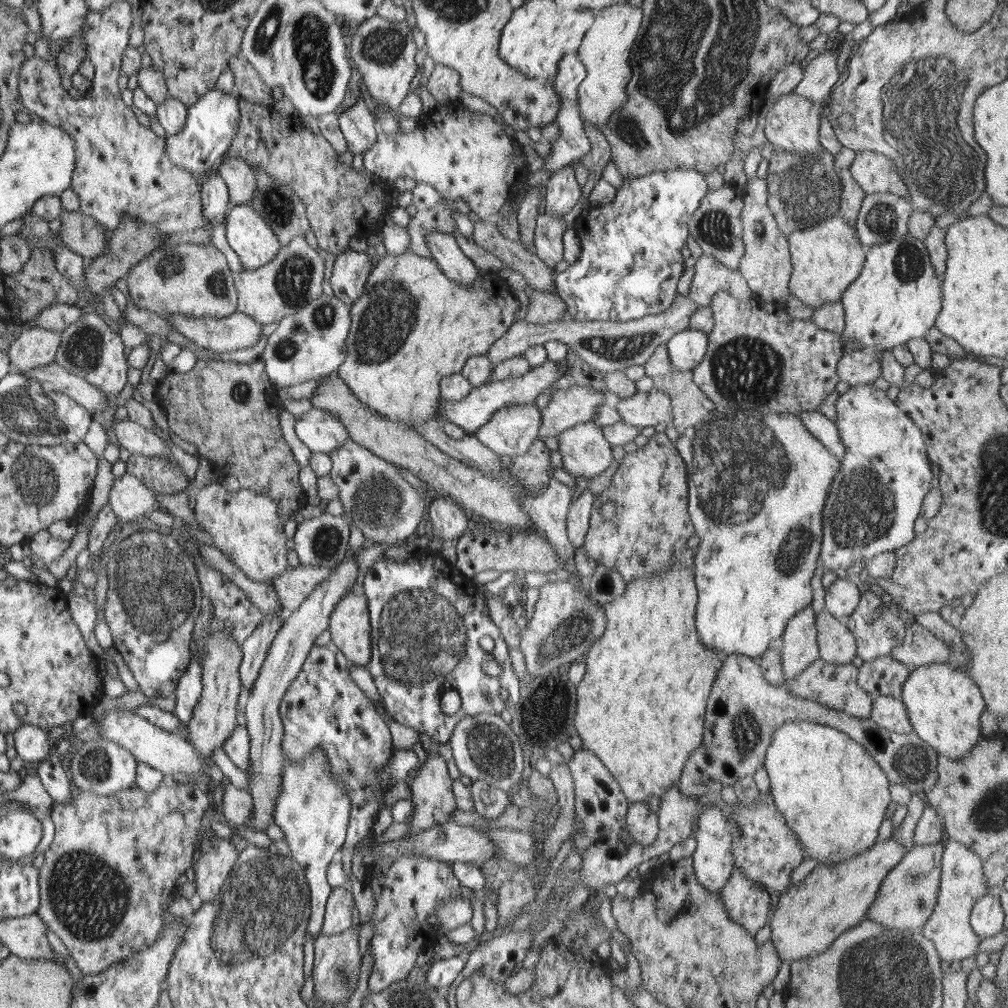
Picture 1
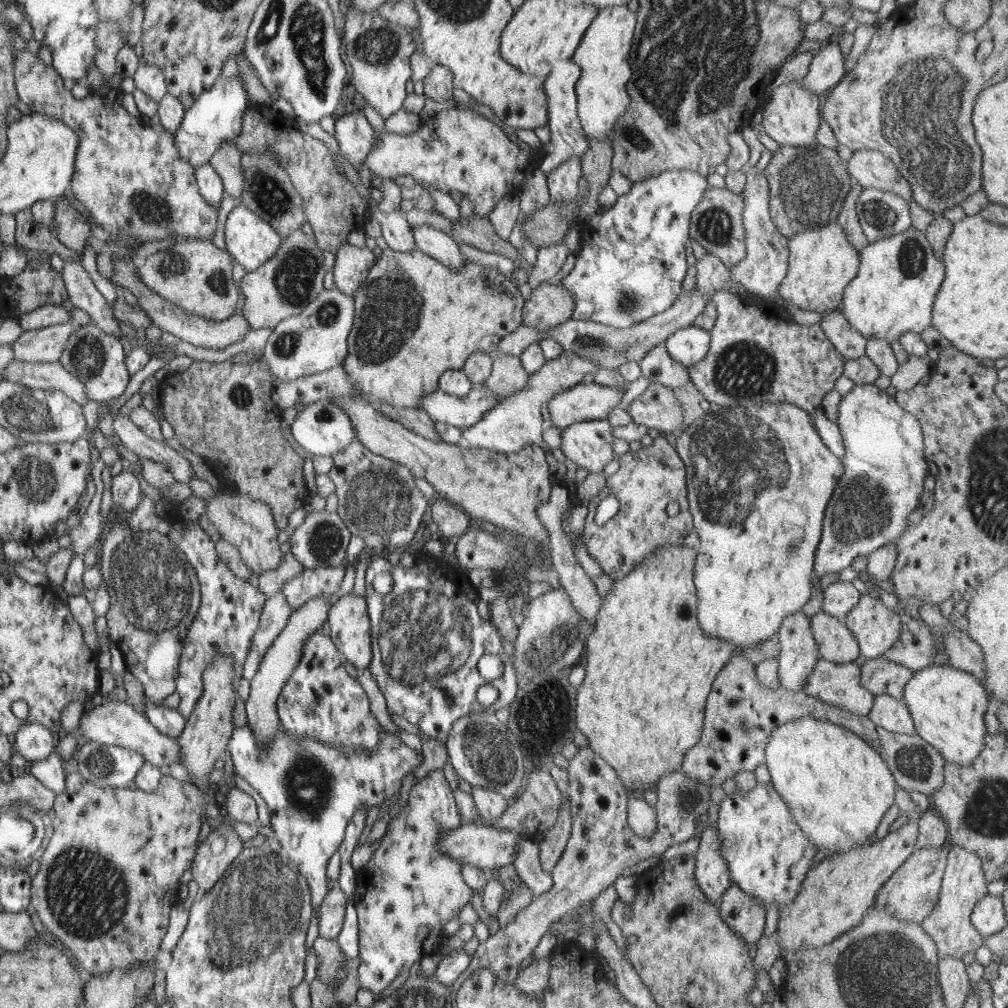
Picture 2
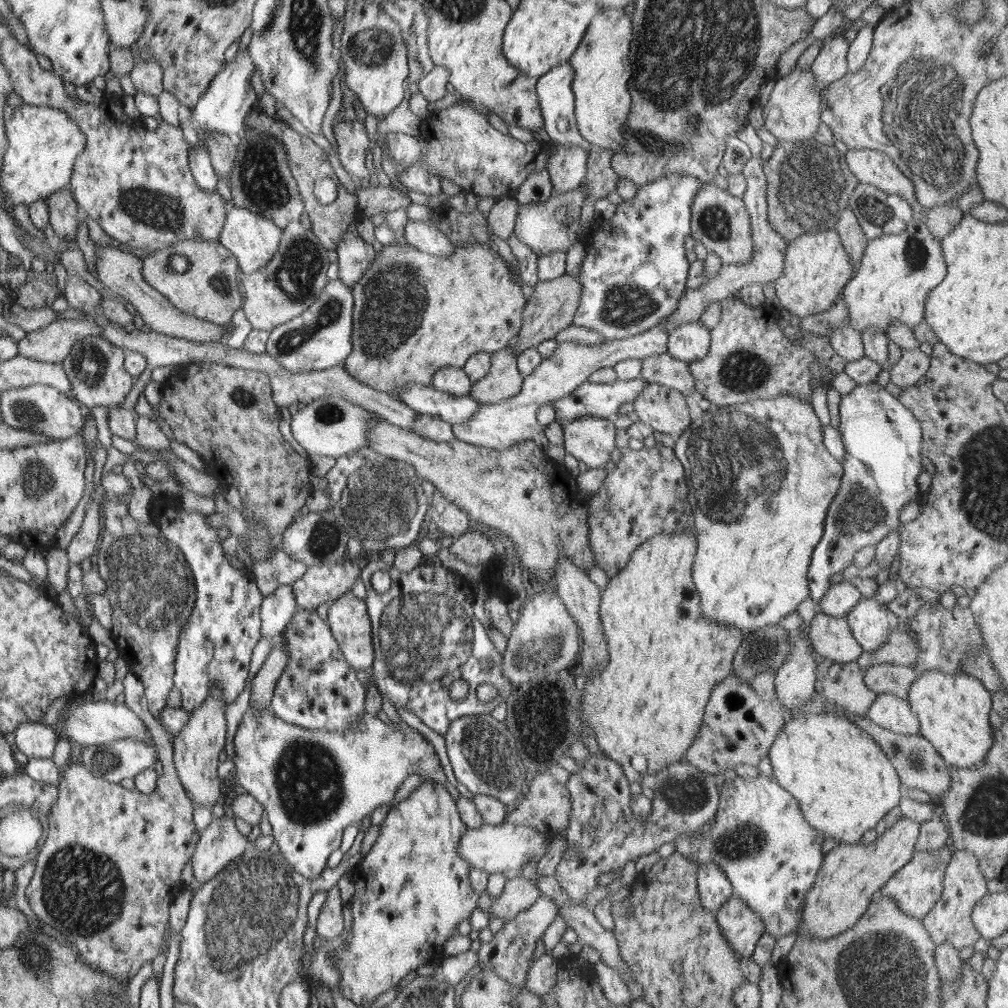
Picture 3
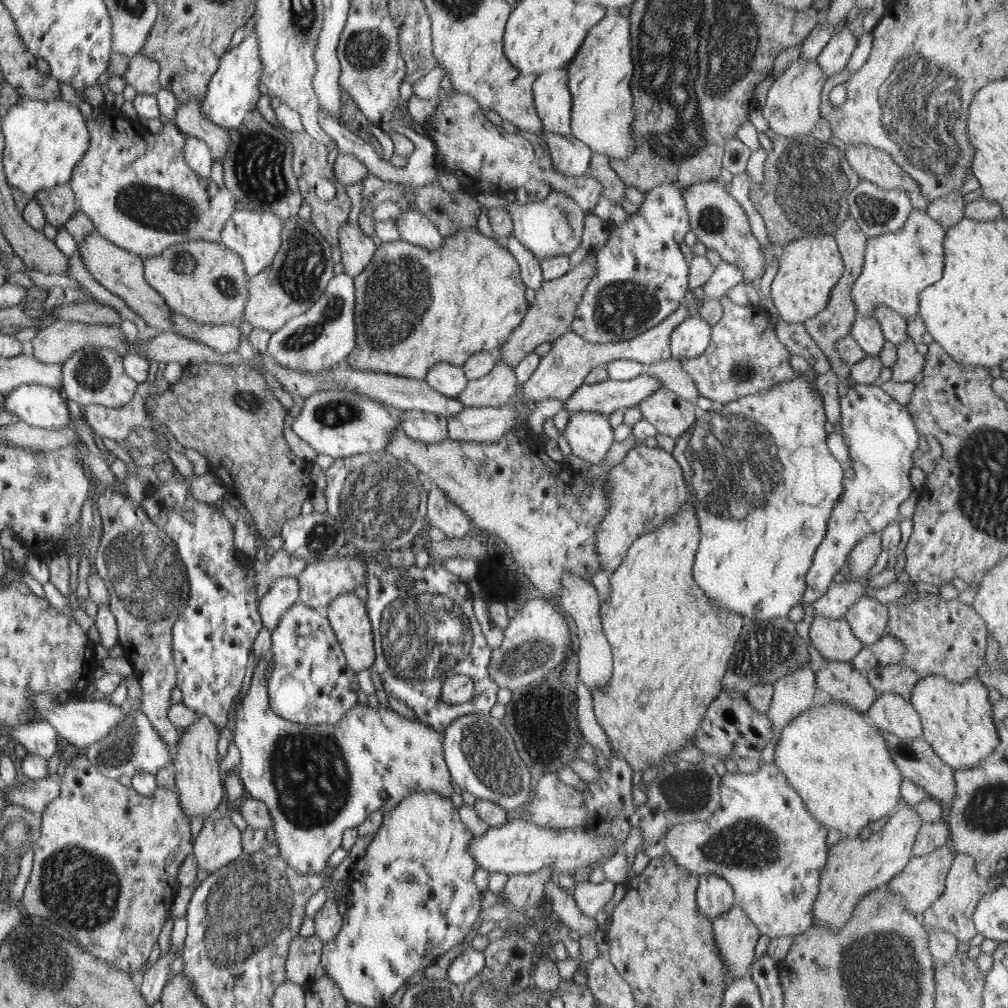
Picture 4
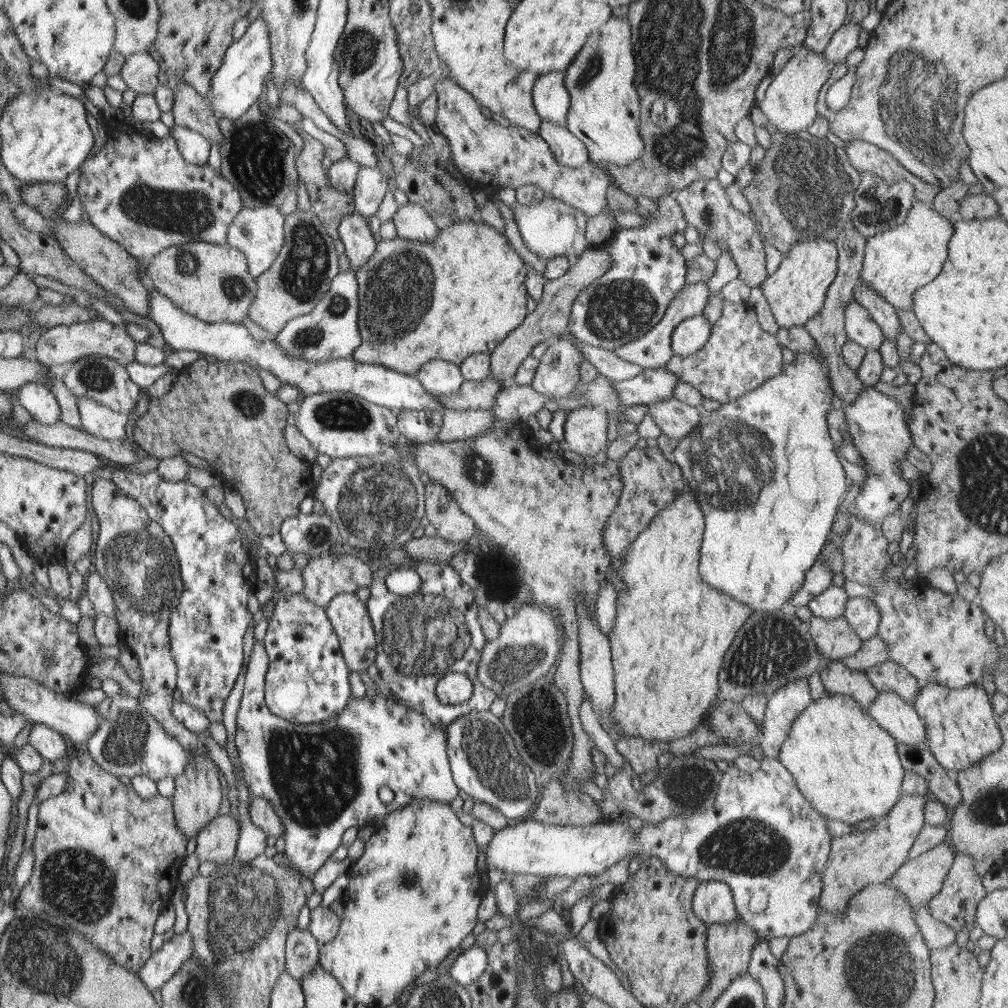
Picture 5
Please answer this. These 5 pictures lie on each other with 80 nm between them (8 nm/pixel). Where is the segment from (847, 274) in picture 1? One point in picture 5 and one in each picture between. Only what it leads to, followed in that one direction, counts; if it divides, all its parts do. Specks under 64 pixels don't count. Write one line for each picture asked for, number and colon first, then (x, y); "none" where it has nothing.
2: (820, 263)
3: (816, 267)
4: (808, 268)
5: (795, 291)

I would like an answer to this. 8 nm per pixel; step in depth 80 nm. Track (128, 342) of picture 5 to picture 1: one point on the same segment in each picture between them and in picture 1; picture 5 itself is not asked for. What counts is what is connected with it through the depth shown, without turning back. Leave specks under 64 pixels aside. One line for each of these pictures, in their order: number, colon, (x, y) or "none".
1: (34, 347)
2: (42, 345)
3: (51, 343)
4: (54, 344)

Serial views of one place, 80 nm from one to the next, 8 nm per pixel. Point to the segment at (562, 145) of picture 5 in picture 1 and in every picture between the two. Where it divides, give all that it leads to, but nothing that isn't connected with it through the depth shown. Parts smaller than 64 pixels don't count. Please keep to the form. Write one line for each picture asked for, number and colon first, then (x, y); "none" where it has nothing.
1: (561, 192)
2: (562, 182)
3: (566, 166)
4: (569, 156)

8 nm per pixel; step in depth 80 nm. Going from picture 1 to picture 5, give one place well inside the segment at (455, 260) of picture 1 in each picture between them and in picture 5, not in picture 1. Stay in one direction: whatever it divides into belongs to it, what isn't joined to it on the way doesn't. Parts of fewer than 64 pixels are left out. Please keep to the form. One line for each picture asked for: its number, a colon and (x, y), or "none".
2: (434, 243)
3: (423, 236)
4: (413, 227)
5: (411, 221)

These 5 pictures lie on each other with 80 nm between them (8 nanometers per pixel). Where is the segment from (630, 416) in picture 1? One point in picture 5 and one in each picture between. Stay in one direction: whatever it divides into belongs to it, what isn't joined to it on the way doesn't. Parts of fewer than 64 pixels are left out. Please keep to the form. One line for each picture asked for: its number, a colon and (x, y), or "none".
2: (656, 408)
3: (663, 409)
4: (671, 415)
5: (676, 419)

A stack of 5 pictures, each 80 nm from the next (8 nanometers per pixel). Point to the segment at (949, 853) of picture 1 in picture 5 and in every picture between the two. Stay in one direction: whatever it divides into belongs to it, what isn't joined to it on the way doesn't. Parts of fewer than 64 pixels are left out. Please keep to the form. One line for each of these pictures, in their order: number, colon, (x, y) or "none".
2: (963, 883)
3: (948, 921)
4: (963, 887)
5: (954, 905)

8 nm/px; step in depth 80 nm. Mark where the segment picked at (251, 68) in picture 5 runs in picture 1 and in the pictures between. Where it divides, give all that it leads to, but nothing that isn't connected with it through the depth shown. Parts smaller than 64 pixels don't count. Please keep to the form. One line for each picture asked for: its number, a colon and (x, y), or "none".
1: (208, 130)
2: (215, 118)
3: (223, 107)
4: (233, 89)

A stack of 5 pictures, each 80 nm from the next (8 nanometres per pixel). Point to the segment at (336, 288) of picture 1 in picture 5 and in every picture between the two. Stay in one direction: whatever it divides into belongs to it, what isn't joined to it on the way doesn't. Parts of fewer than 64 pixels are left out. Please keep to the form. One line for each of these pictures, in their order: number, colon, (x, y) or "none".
2: (351, 264)
3: (354, 256)
4: (356, 249)
5: (358, 244)

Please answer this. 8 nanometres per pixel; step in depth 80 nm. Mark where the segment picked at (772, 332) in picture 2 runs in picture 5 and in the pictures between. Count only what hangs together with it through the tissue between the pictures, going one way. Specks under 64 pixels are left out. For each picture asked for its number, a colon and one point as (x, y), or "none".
3: (749, 357)
4: (743, 357)
5: (738, 356)

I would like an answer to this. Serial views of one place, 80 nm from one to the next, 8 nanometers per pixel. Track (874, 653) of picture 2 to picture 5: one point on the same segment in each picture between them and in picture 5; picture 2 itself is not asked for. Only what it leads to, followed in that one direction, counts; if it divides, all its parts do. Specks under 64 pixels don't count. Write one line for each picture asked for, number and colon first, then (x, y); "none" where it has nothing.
3: (870, 621)
4: (867, 618)
5: (860, 613)

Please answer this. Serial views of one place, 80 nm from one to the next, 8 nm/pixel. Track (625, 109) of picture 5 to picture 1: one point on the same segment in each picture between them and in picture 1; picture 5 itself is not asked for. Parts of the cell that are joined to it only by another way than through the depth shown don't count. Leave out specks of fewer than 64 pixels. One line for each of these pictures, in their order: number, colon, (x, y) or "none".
1: (604, 49)
2: (602, 54)
3: (600, 62)
4: (598, 78)

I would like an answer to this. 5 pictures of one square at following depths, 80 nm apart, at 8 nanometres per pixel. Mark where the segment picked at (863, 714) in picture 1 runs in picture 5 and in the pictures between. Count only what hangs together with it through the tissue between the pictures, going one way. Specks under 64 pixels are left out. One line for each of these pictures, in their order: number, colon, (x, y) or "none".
2: (838, 684)
3: (841, 684)
4: (843, 683)
5: (837, 678)

